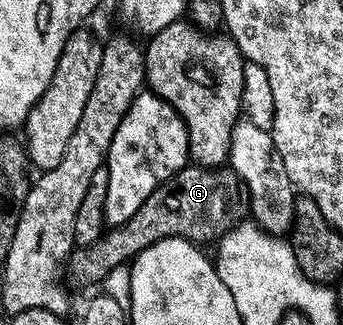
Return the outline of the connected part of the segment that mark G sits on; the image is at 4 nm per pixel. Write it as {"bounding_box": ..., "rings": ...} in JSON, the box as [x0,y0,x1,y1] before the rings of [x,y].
{"bounding_box":[66,164,246,286],"rings":[[[189,164],[181,168],[174,176],[170,176],[170,180],[162,183],[157,190],[150,192],[150,196],[146,196],[142,208],[138,208],[138,212],[134,212],[134,216],[130,216],[130,220],[126,220],[121,226],[105,229],[94,245],[73,249],[66,263],[67,281],[69,283],[72,281],[76,286],[92,286],[95,282],[97,285],[112,268],[124,263],[131,263],[137,254],[141,254],[146,248],[150,248],[150,244],[154,244],[158,240],[187,238],[190,242],[205,244],[204,242],[210,241],[211,238],[213,240],[219,239],[221,235],[227,233],[229,229],[240,222],[245,214],[246,191],[244,183],[240,181],[240,177],[236,173],[230,168]]]}

